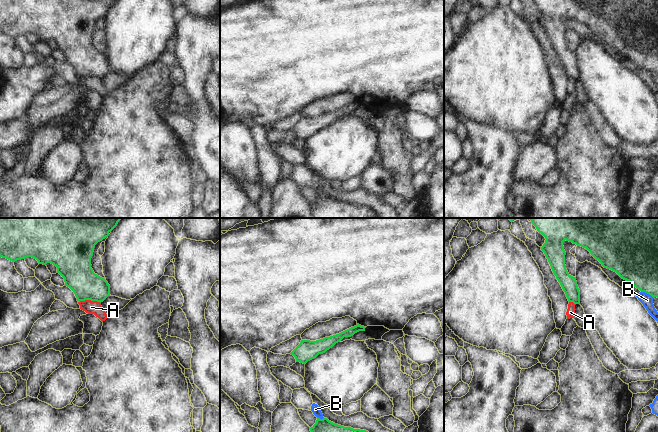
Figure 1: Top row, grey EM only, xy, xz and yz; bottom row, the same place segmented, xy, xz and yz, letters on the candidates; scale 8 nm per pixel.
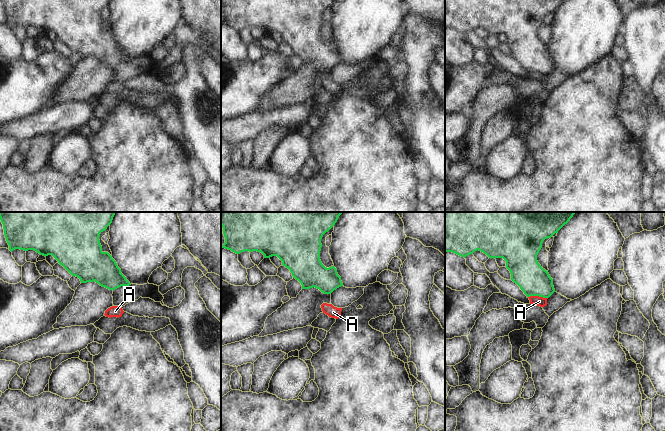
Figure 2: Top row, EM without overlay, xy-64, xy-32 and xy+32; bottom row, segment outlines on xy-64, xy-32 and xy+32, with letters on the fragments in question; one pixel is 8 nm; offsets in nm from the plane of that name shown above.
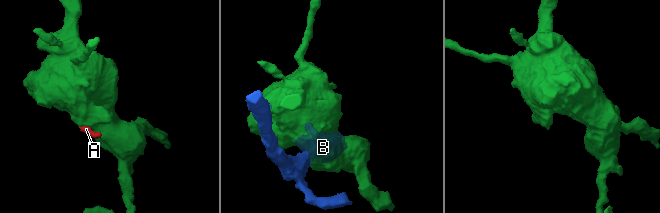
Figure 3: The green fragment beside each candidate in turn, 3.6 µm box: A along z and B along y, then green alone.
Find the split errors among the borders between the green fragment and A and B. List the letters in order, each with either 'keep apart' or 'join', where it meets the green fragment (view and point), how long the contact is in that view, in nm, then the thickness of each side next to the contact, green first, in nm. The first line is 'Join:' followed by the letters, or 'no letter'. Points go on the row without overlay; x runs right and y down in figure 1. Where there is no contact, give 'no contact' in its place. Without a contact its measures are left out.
Join: no letter
A: keep apart; contact xy (90, 75); length 170 nm; calibres 240 and 110 nm
B: keep apart; contact yz (647, 69); length 110 nm; calibres 320 and 100 nm

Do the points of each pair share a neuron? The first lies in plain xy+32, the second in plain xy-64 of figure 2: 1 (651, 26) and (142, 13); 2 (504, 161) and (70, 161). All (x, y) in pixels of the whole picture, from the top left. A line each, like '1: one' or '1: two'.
1: two
2: one

